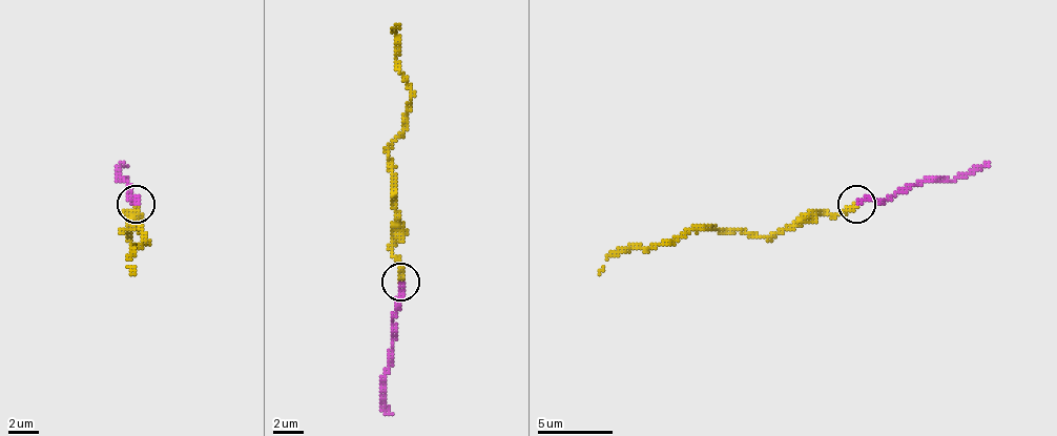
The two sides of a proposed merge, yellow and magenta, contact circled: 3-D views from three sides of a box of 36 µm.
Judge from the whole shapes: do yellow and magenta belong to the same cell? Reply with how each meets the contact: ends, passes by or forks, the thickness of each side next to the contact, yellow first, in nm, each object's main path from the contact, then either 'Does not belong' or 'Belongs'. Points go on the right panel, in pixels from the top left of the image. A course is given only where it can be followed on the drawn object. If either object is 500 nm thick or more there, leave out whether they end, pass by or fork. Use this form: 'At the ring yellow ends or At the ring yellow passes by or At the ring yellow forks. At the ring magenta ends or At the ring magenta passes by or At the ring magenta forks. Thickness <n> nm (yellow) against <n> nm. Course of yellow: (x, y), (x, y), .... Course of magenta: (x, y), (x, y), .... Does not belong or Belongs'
At the ring yellow ends. At the ring magenta ends. Thickness 280 nm (yellow) against 190 nm. Course of yellow: (853, 203), (838, 214), (812, 214), (768, 236), (704, 229), (622, 248), (607, 260), (599, 274). Course of magenta: (857, 203), (884, 200), (925, 181), (955, 181), (989, 162). Does not belong

